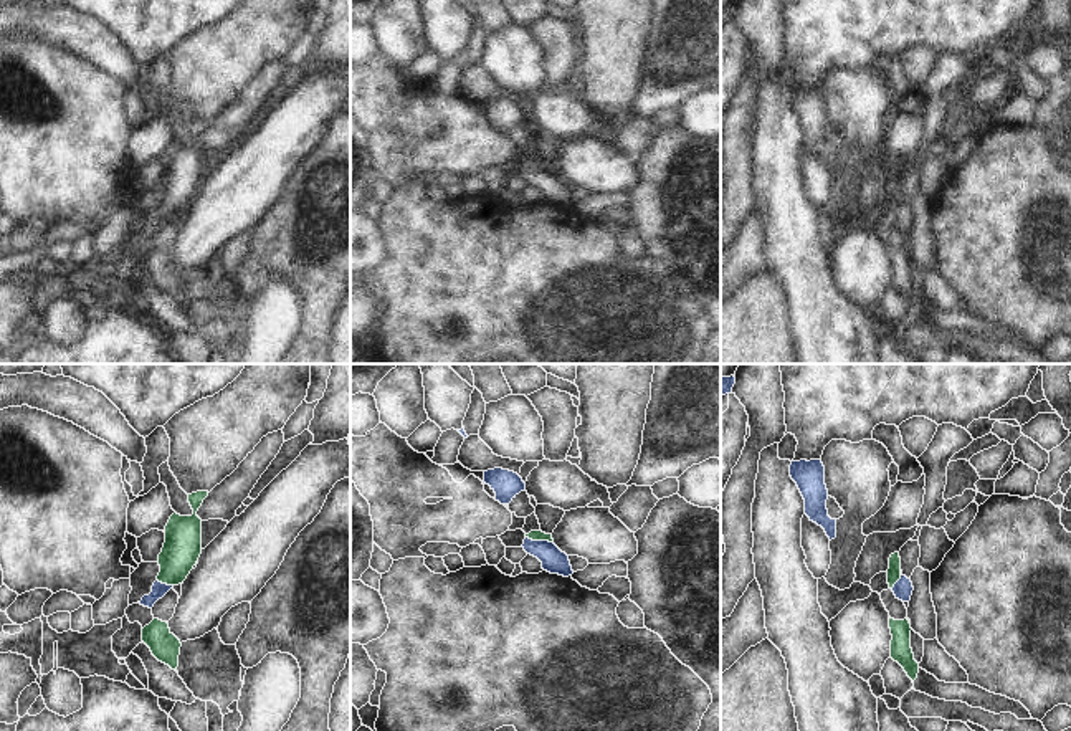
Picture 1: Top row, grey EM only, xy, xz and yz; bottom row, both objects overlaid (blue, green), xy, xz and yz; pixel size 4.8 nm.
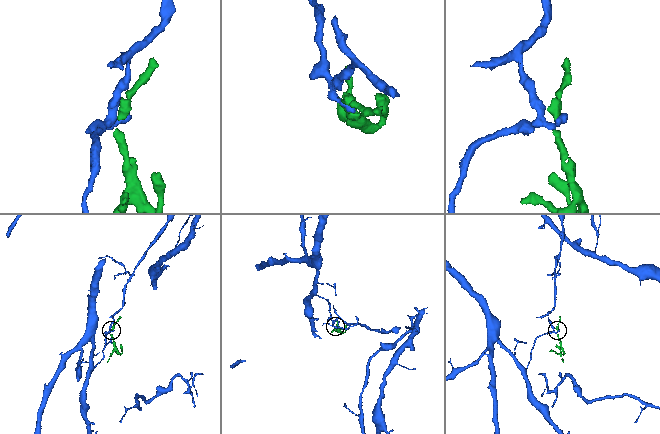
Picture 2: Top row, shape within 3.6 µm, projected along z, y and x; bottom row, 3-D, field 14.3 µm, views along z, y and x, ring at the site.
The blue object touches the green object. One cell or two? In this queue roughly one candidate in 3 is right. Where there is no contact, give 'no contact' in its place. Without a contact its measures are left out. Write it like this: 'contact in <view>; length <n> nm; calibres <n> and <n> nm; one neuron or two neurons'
contact in xz; length 140 nm; calibres 120 and 50 nm; two neurons

